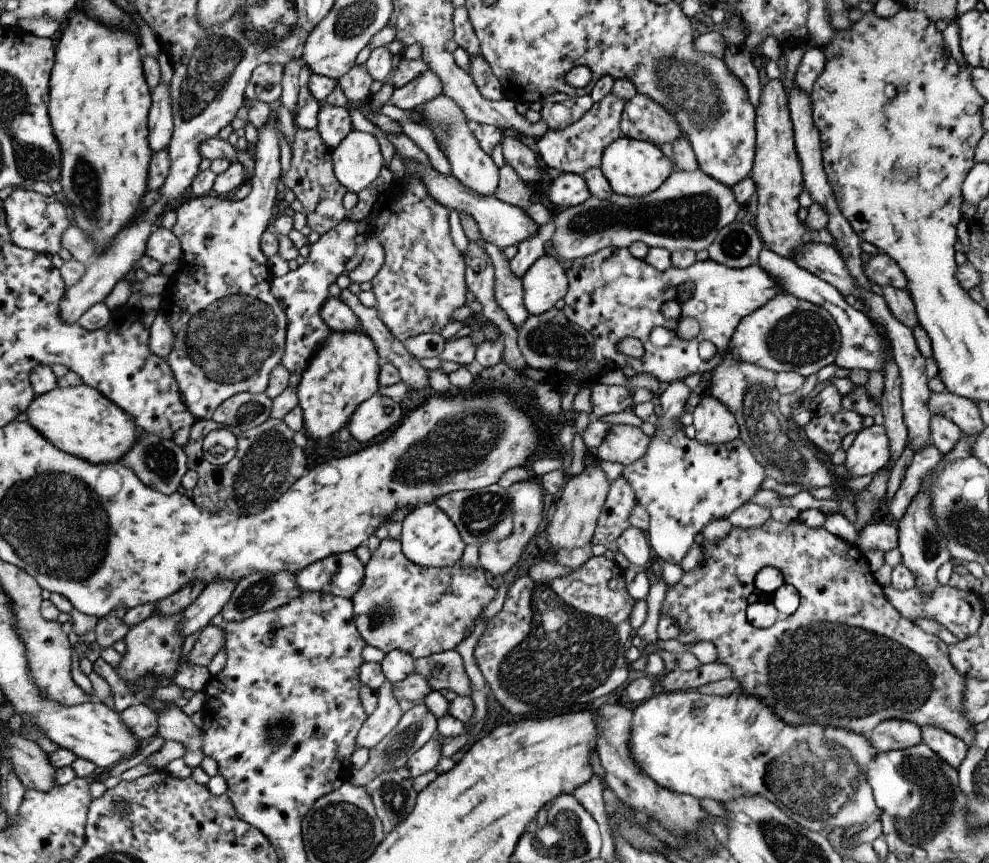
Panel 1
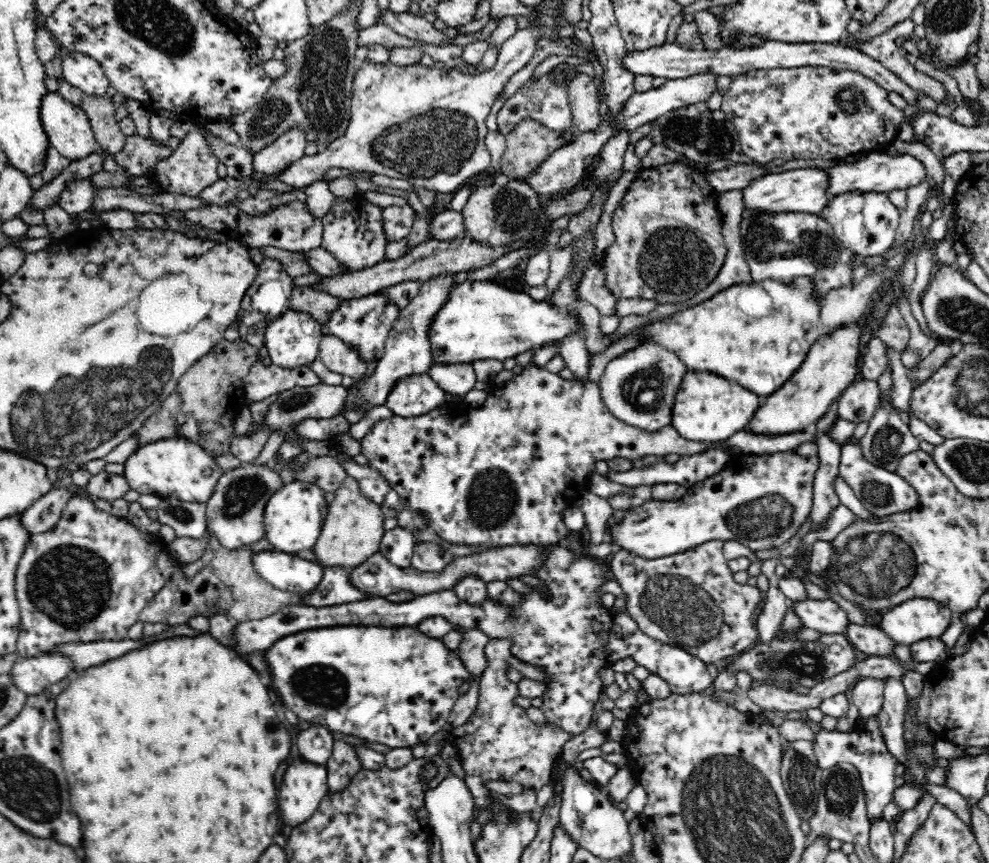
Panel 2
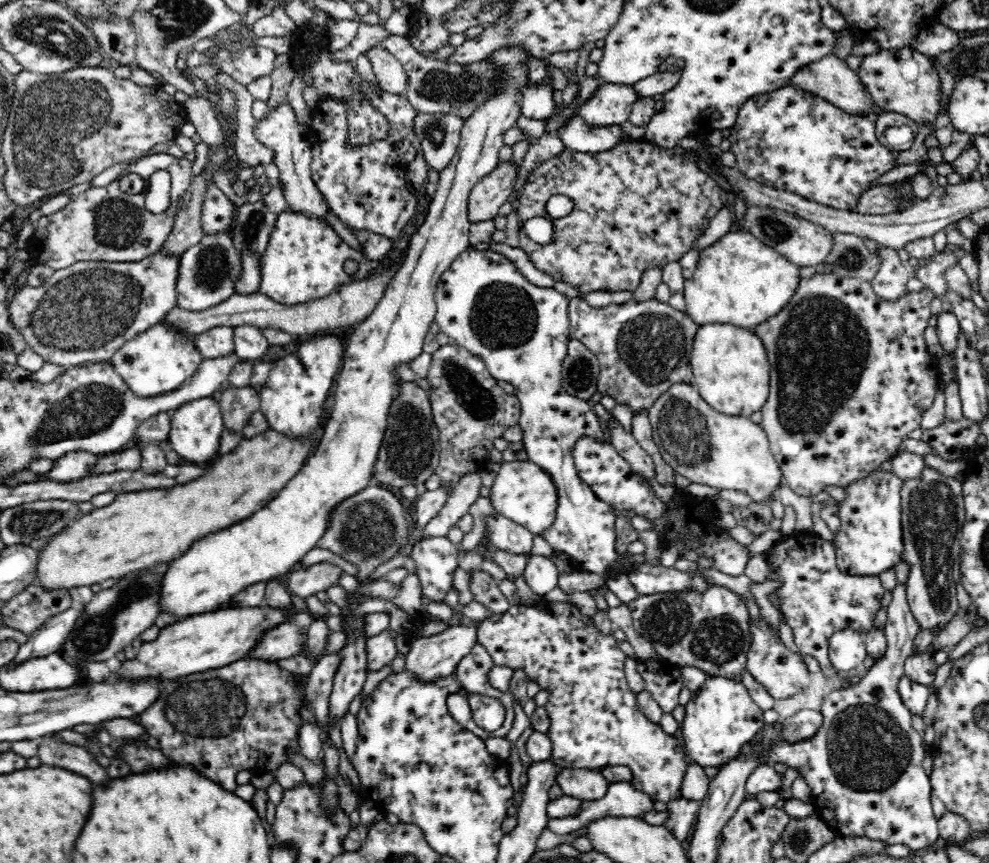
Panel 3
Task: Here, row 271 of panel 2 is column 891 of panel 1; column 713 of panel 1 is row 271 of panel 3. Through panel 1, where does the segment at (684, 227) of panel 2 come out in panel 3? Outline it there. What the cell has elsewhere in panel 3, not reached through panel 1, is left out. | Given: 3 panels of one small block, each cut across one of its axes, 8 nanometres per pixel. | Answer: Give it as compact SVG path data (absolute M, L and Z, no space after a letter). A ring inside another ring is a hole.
M645 139L622 142L622 144L618 144L616 148L604 152L584 153L567 148L559 157L542 163L535 170L535 173L529 177L523 187L519 188L518 197L520 205L514 213L517 216L517 221L520 226L519 247L528 255L528 258L532 261L532 264L536 266L536 269L542 270L545 274L550 275L556 282L566 282L570 284L570 286L576 288L576 291L578 291L580 295L586 295L590 292L600 290L611 292L625 291L633 294L638 286L640 286L647 270L664 269L664 266L670 262L679 262L687 252L690 252L690 250L694 248L694 242L705 234L705 231L709 227L710 219L714 214L724 207L728 200L736 200L737 198L725 184L718 183L714 176L698 169L693 163L690 163L690 161L686 161L683 155L676 154L673 149L662 148ZM554 194L564 194L564 196L568 196L573 202L572 212L563 218L554 219L550 217L546 211L546 201L550 196L554 196ZM534 217L547 218L554 223L554 242L552 242L552 244L542 246L530 240L530 237L522 226L526 220Z

